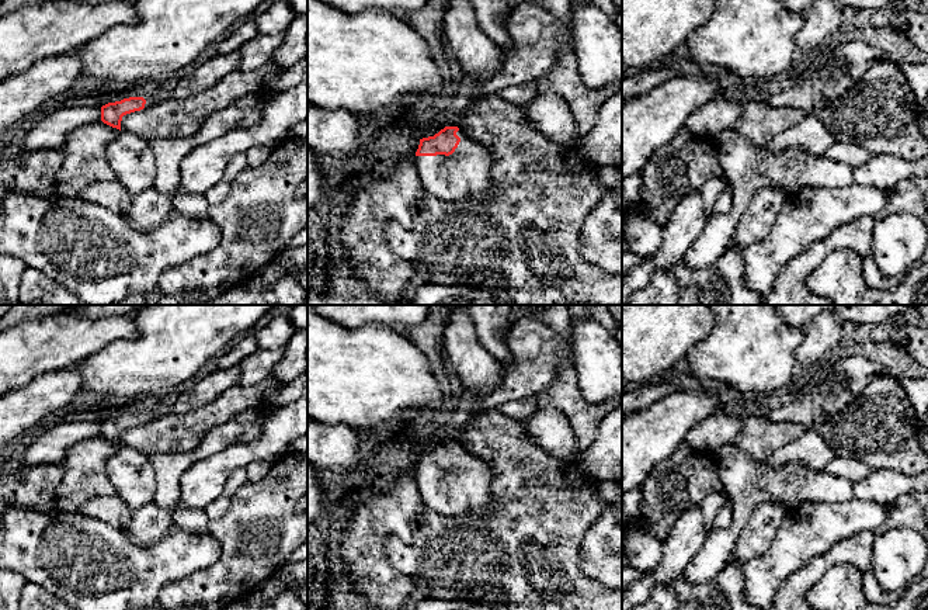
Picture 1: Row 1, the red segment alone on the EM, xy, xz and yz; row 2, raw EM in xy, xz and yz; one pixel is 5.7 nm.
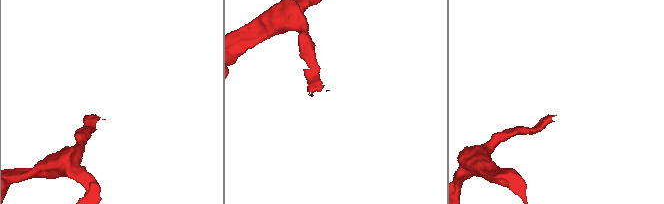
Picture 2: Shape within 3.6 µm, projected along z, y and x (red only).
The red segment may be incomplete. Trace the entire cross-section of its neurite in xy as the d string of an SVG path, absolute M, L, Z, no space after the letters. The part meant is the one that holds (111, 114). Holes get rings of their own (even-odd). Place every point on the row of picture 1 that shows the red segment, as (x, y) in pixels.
M145 94L142 97L129 97L121 101L108 103L101 107L101 121L121 131L121 121L124 115L150 107L159 100L160 98L152 94Z

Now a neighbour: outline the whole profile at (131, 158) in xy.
M121 131L107 148L107 159L117 180L132 197L154 187L154 155L143 138Z

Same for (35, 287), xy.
M27 267L20 283L20 305L42 302L46 305L80 305L81 301L42 271Z

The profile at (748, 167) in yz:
M734 129L717 134L712 141L717 150L724 177L734 193L730 214L712 214L694 239L684 261L698 270L713 266L731 240L734 229L758 190L785 188L796 194L803 187L847 187L854 183L849 164L802 149L772 153L755 145Z

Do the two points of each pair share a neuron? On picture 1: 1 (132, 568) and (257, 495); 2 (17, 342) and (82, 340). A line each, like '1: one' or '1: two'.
1: two
2: one

